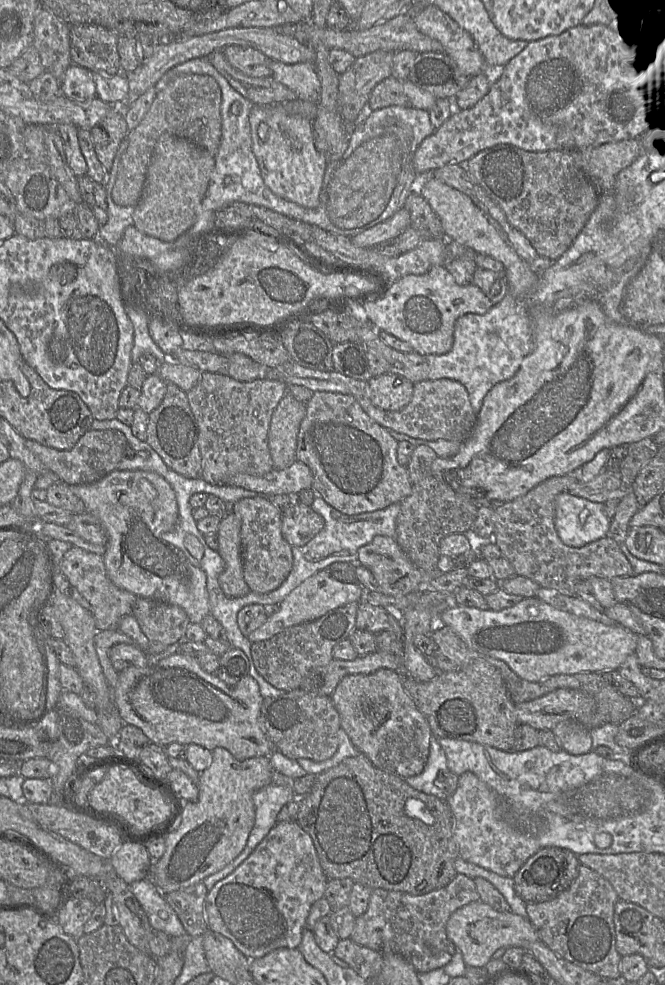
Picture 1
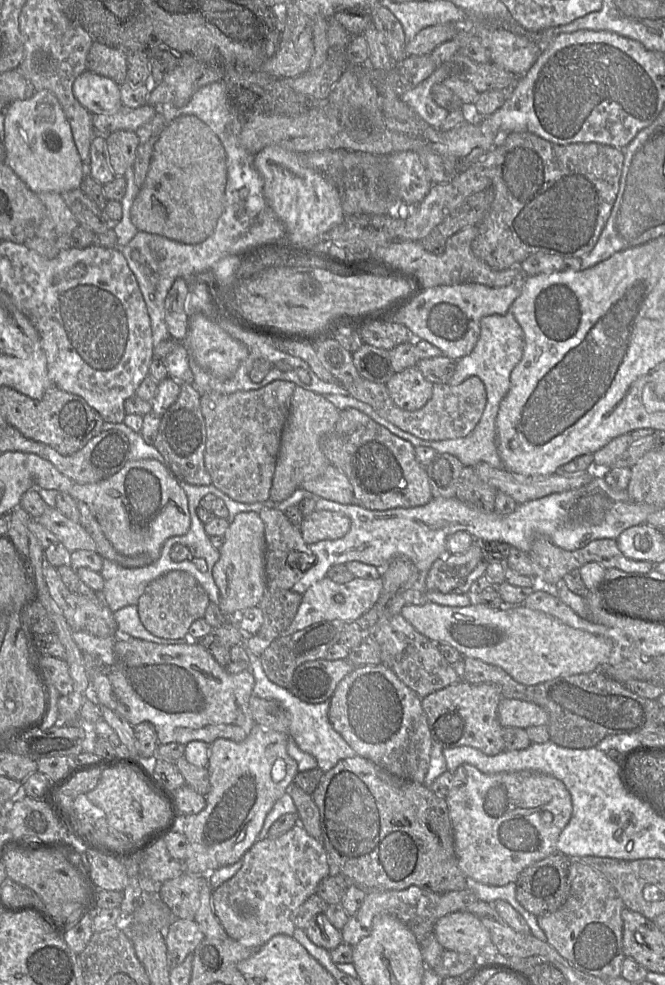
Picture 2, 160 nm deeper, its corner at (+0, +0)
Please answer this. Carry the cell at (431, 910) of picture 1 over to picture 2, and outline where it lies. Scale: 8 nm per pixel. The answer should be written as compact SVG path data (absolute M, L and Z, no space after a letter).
M410 886L403 890L367 890L362 905L354 915L348 917L347 923L341 929L342 940L355 946L370 934L373 918L379 913L388 913L403 922L421 944L430 933L434 933L434 926L438 919L453 912L465 911L477 901L476 894L468 887L445 893L436 893L417 886Z

